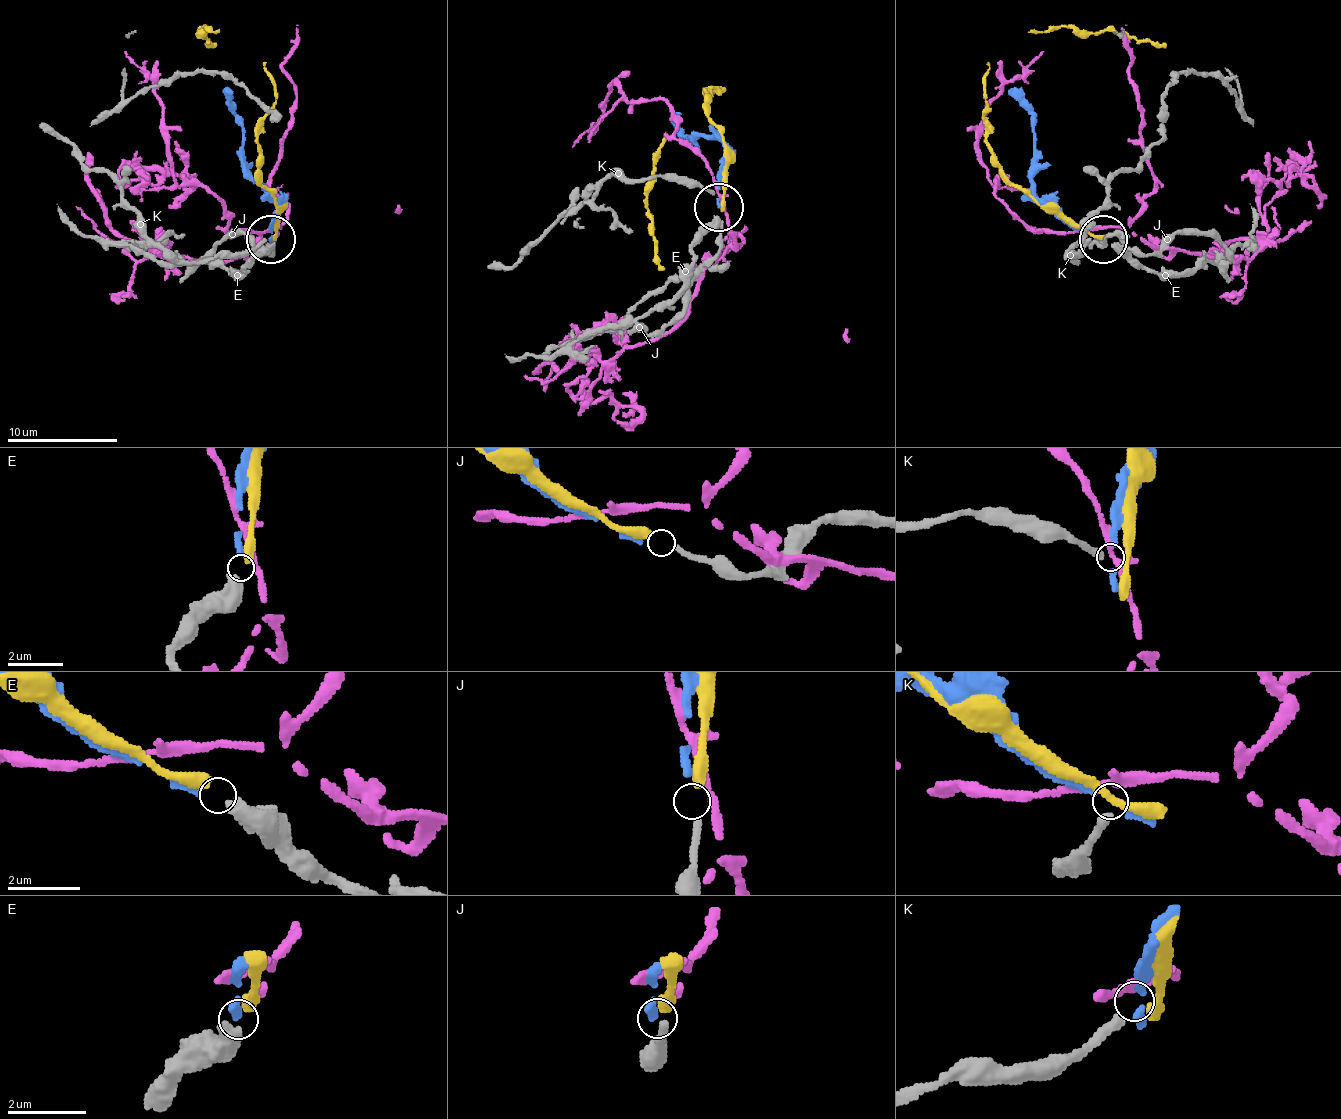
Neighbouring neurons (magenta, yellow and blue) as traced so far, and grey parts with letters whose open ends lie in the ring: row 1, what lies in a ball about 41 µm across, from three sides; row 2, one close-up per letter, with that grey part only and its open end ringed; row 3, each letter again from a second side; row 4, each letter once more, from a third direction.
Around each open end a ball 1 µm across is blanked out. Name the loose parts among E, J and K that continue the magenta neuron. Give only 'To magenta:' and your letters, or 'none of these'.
To magenta: none of these

